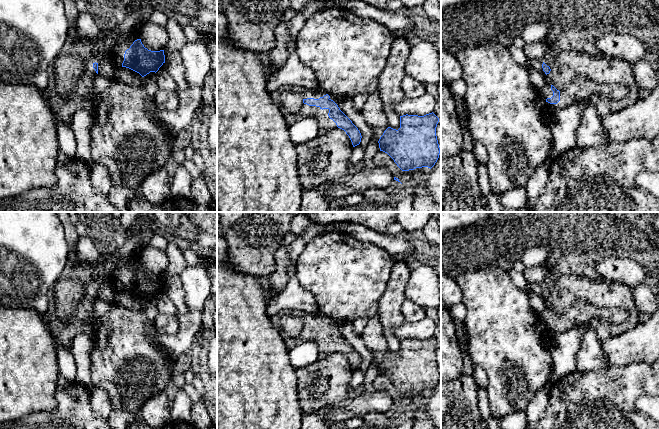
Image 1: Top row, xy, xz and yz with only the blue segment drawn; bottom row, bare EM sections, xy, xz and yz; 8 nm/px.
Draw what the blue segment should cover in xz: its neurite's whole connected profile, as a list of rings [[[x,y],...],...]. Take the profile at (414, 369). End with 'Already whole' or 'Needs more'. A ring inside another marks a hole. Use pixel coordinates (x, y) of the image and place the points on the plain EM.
[[[433,336],[424,340],[408,338],[400,340],[400,352],[396,354],[388,351],[380,361],[378,365],[380,375],[387,377],[402,395],[422,391],[431,393],[440,378],[436,360],[438,346],[439,342]]]. Already whole

